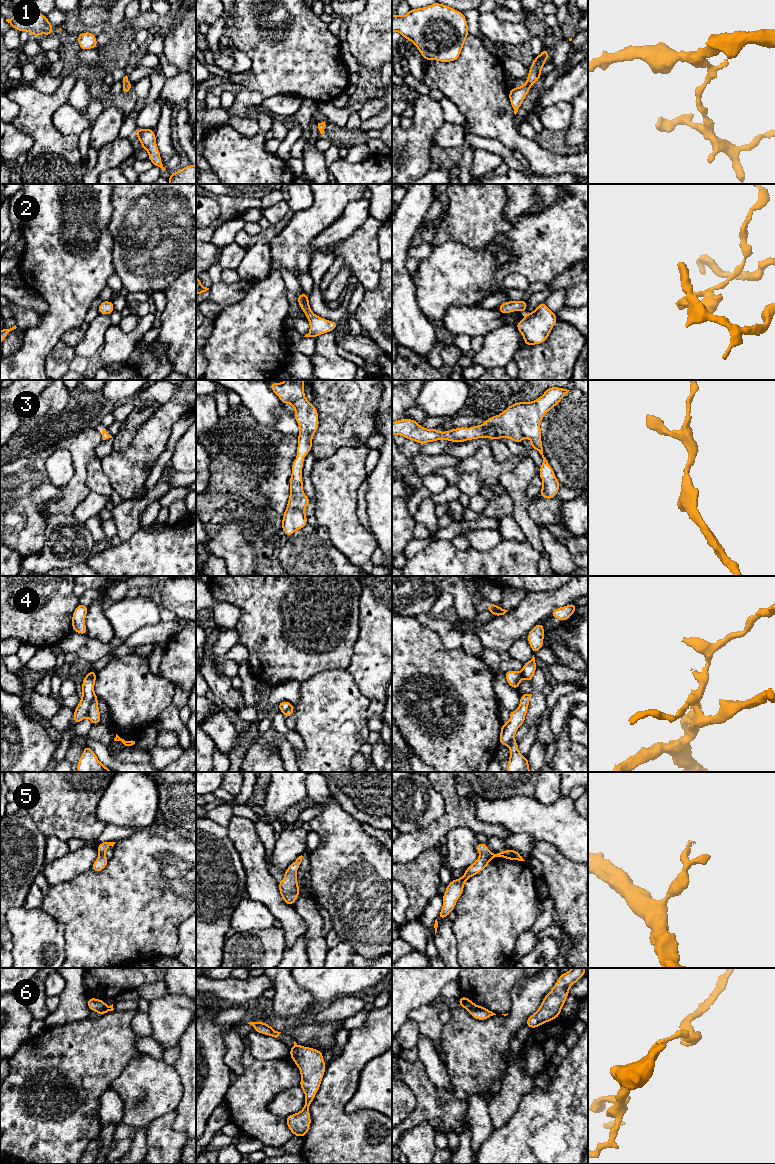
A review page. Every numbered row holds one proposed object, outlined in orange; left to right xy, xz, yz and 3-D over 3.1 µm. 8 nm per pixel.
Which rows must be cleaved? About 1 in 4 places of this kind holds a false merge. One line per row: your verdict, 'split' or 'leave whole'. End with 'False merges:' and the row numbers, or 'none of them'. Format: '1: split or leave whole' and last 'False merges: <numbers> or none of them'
1: leave whole
2: leave whole
3: leave whole
4: split
5: leave whole
6: split
False merges: 4, 6

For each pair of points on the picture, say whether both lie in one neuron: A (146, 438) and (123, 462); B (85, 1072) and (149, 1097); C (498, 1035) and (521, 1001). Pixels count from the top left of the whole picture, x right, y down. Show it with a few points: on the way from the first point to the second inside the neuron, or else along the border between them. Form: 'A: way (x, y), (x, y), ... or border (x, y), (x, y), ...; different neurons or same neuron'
A: way (143, 445), (130, 458); same neuron
B: border (127, 1065), (108, 1087); different neurons
C: way (506, 1027), (518, 1015), (521, 1009); same neuron

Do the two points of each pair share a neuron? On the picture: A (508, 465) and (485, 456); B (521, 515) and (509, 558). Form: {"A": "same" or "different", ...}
{"A": "same", "B": "different"}

